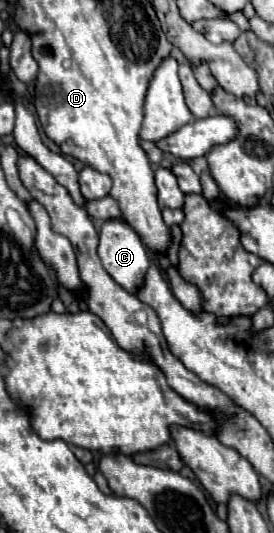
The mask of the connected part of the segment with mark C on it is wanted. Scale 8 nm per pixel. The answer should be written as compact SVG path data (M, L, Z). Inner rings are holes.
M109 220L103 224L99 234L99 258L103 262L103 268L109 272L109 276L129 294L137 294L139 288L145 282L145 274L151 266L151 258L139 238L139 234L123 220Z

